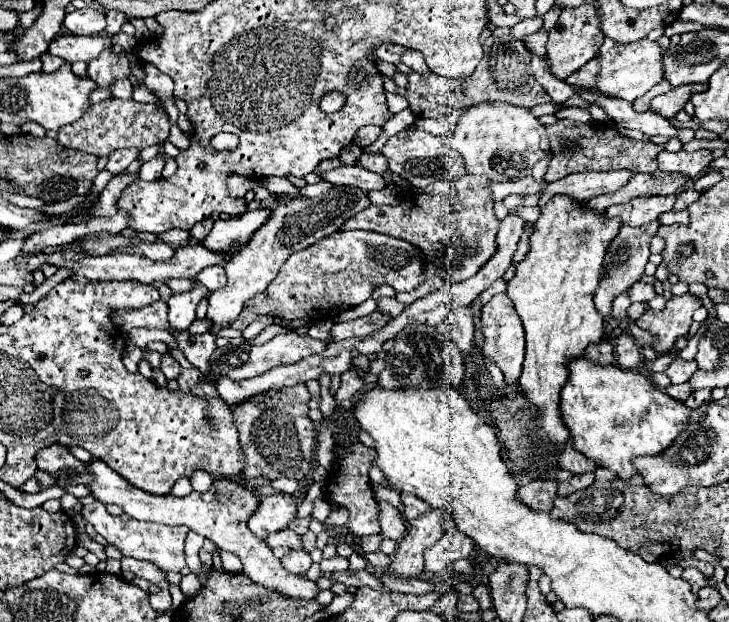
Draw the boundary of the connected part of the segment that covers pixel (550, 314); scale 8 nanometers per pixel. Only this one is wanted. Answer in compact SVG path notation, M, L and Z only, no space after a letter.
M554 195L544 207L542 215L536 221L536 229L530 235L530 253L526 259L516 267L516 275L510 279L508 297L514 301L516 311L524 323L526 331L526 359L520 375L520 387L524 395L536 403L540 409L540 435L552 441L560 451L560 447L570 439L570 431L562 423L558 413L558 399L564 383L568 381L568 361L574 357L584 355L588 343L596 343L604 335L604 319L594 307L594 291L600 279L606 275L604 271L604 255L610 247L610 241L618 235L622 221L618 217L608 219L604 211L596 211L588 207L584 201L568 197L568 195Z

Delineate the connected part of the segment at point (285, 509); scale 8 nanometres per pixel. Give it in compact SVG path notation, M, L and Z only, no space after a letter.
M266 495L260 499L256 513L252 513L248 527L260 537L266 539L268 533L286 529L286 525L296 515L296 501L292 495Z

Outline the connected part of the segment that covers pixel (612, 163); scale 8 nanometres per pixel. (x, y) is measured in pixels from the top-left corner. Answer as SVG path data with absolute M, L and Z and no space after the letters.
M558 121L554 125L546 127L550 149L554 153L550 167L544 175L546 183L558 181L572 173L582 171L618 171L618 169L632 169L636 173L654 173L658 169L658 153L664 149L664 145L656 145L652 141L634 141L622 133L618 133L614 127L590 121L590 123L576 123L576 121Z

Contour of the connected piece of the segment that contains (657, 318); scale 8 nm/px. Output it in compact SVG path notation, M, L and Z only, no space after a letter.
M672 295L666 301L666 307L662 311L646 309L642 317L636 321L636 325L656 337L652 343L654 351L670 351L678 337L686 337L688 329L692 325L692 313L700 307L700 301L686 295Z

